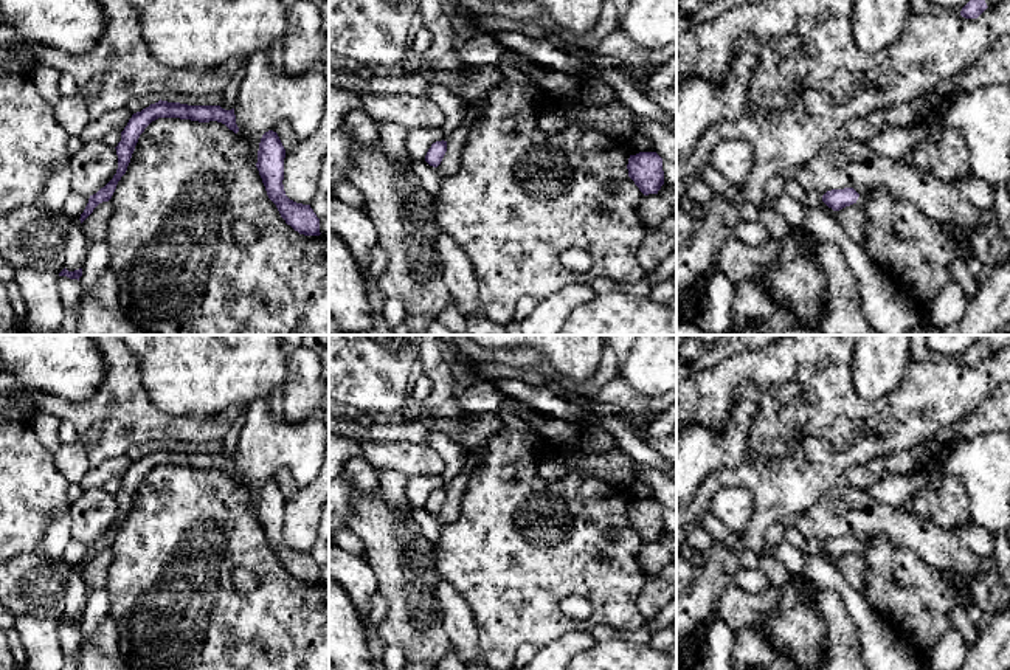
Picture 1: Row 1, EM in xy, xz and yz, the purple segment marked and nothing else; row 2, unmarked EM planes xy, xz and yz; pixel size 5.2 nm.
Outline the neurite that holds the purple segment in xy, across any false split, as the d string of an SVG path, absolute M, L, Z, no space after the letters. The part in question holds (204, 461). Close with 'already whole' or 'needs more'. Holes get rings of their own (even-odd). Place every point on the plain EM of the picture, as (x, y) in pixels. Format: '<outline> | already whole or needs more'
M160 447L158 450L150 451L141 459L133 461L127 473L121 479L121 489L115 495L118 502L116 521L104 535L101 535L96 541L90 543L87 554L81 561L79 566L81 571L93 560L93 557L99 551L109 549L112 546L118 529L127 518L127 513L130 510L140 482L152 468L158 465L180 465L199 470L217 468L225 471L234 481L239 479L239 475L236 471L234 456L225 458L220 453L188 453L188 451L168 450Z | already whole

